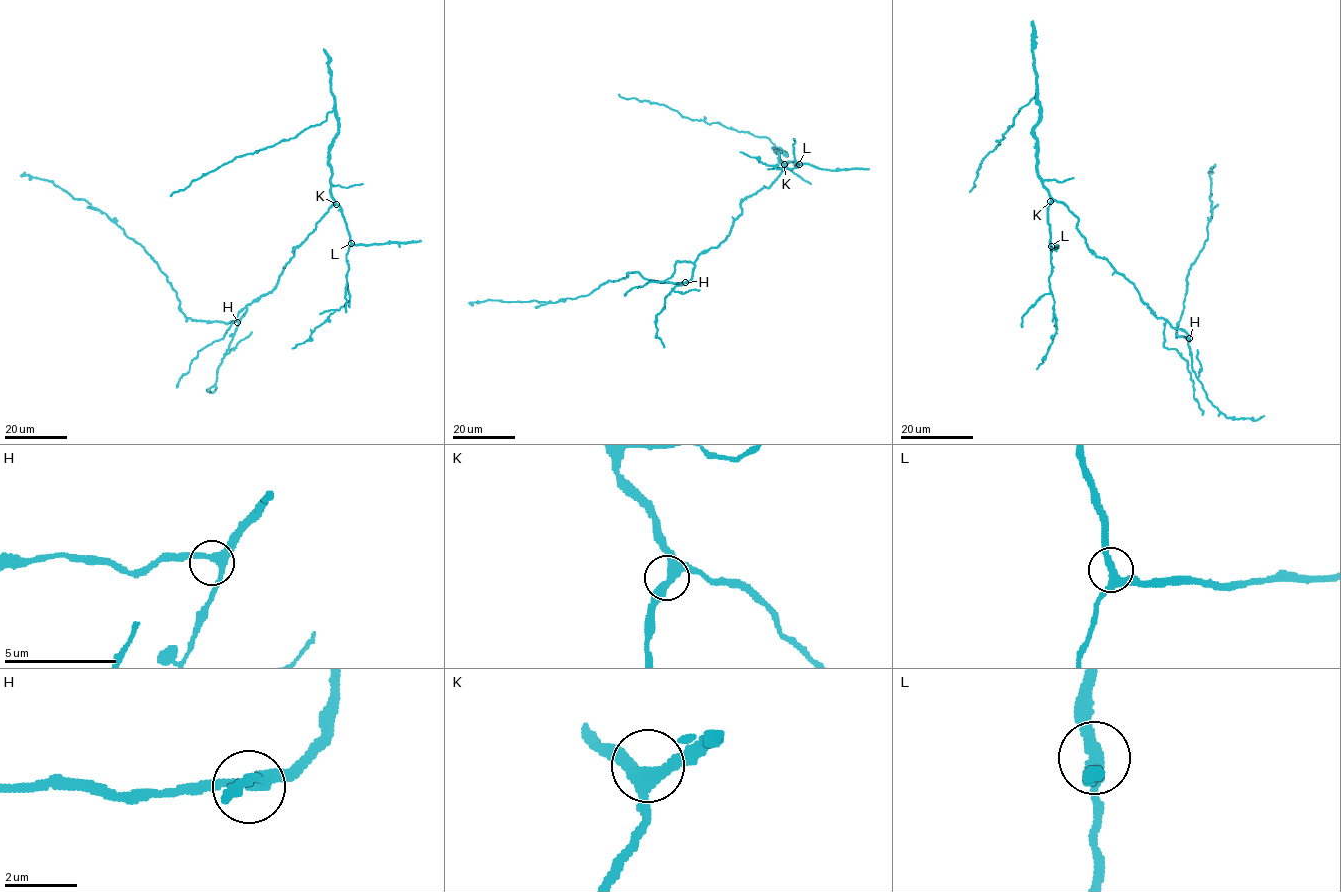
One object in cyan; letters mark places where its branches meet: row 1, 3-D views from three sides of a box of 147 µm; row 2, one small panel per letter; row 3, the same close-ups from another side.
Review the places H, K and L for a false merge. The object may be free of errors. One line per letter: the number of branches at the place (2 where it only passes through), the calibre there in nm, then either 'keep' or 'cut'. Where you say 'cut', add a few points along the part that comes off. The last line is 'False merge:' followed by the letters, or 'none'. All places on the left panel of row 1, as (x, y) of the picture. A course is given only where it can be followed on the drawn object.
H: 3 | 280 nm | keep
K: 3 | 320 nm | keep
L: 3 | 320 nm | keep
False merge: none

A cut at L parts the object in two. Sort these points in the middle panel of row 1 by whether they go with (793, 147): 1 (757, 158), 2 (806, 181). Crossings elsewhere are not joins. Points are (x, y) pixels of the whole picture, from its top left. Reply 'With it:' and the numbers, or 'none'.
With it: 1

